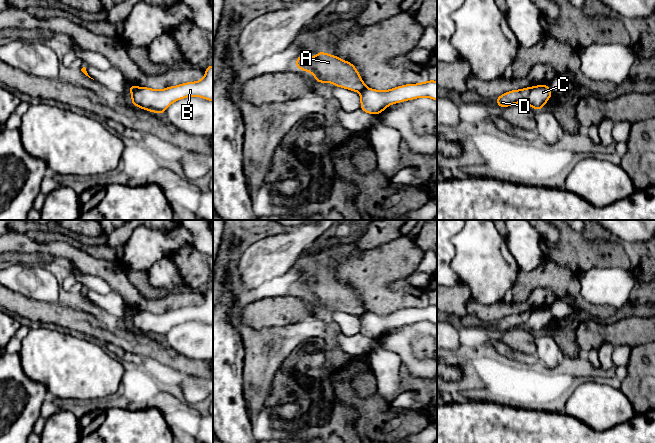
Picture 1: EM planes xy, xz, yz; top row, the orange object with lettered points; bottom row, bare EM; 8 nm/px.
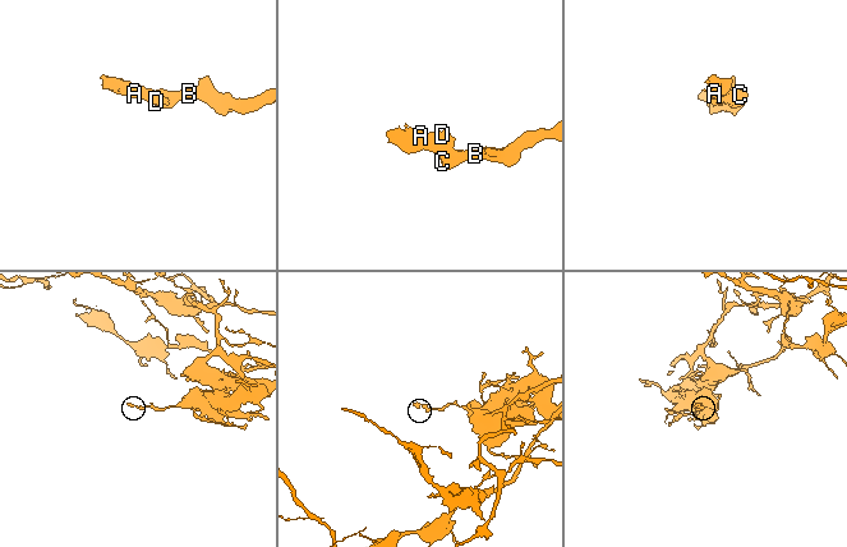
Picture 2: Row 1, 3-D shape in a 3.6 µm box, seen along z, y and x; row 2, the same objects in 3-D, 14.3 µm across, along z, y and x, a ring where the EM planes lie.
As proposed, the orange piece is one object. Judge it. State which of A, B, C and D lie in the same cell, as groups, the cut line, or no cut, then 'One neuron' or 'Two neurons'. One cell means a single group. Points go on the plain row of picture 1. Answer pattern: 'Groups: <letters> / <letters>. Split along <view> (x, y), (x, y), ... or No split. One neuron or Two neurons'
Groups: A D / B C. Split along yz (531, 311), (525, 326). Two neurons

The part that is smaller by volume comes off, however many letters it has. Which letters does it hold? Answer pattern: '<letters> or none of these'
A, D

